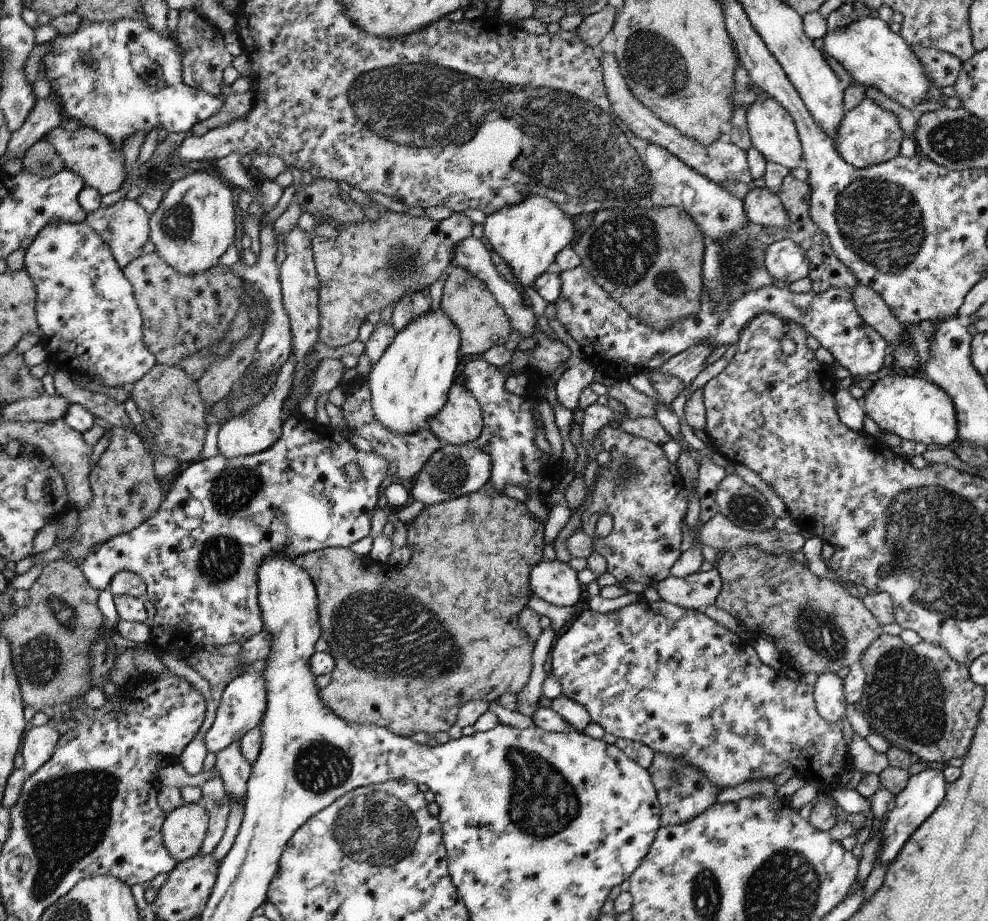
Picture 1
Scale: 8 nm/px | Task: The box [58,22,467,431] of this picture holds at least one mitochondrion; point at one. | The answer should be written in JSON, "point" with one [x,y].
{"point":[402,263]}

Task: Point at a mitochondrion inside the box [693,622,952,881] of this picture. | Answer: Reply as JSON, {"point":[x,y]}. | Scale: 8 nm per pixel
{"point":[905,697]}

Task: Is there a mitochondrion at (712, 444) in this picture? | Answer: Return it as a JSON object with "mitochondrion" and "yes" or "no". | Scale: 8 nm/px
{"mitochondrion":"no"}

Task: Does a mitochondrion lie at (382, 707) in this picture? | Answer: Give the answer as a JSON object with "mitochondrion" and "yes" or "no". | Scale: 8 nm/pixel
{"mitochondrion":"no"}

